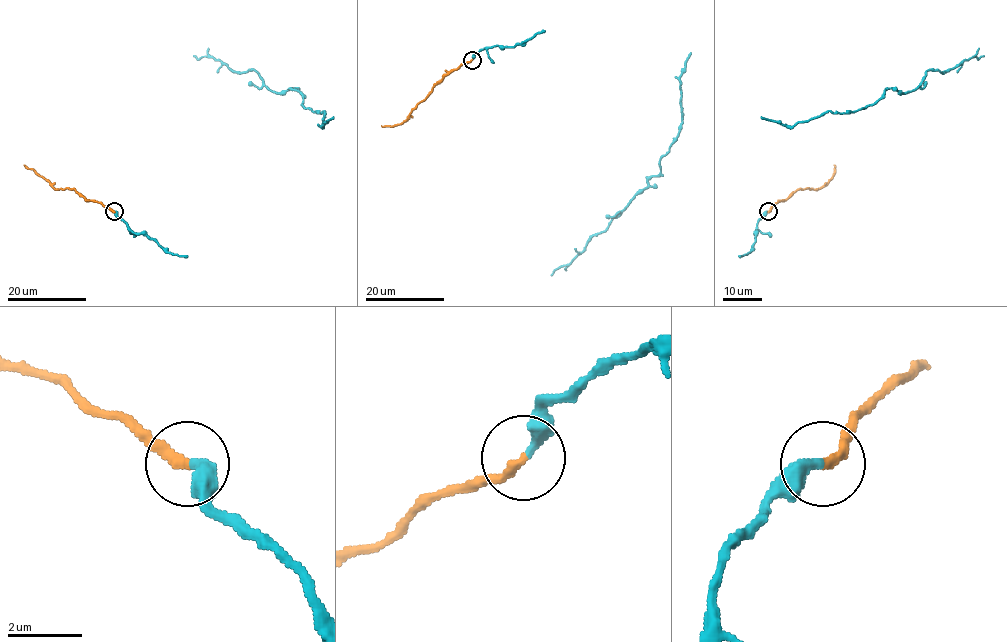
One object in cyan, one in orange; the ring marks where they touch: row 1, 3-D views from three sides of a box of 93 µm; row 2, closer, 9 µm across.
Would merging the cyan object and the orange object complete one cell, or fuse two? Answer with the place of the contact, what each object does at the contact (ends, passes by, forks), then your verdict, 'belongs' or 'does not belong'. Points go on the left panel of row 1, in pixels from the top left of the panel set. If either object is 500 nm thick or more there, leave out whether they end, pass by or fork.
place (114, 211); cyan ends; orange ends; belongs

